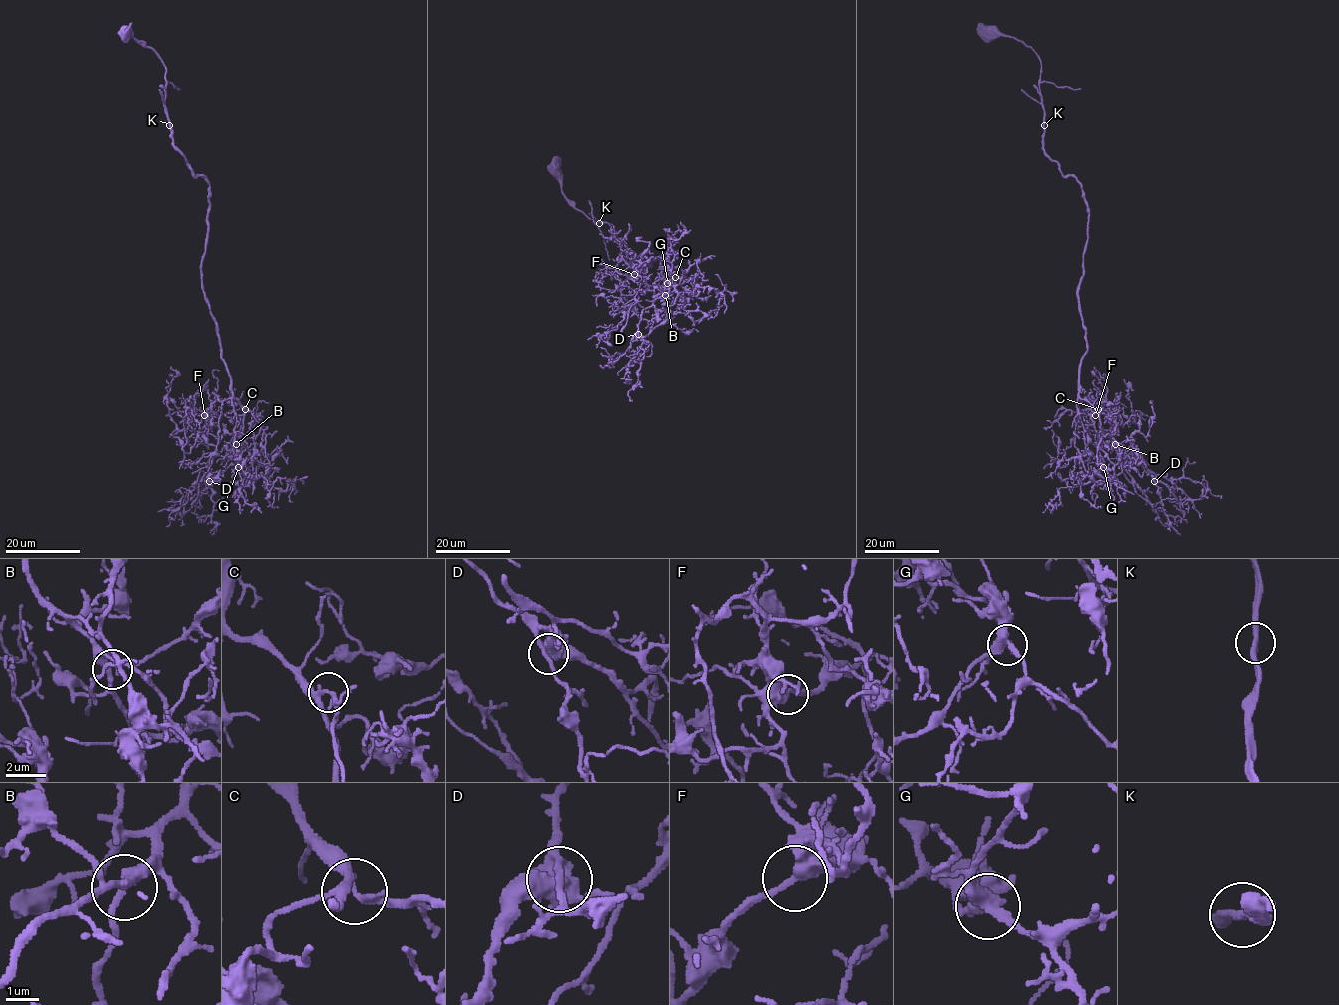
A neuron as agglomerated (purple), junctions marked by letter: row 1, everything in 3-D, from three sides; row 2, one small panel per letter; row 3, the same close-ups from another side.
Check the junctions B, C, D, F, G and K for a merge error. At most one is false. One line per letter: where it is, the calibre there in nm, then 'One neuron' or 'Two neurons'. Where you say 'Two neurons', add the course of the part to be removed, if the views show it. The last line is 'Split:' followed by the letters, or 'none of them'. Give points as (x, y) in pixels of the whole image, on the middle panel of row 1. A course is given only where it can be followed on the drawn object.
B: Place: (665, 295). Thickness 280 nm. One neuron
C: Place: (675, 277). Thickness 220 nm. One neuron
D: Place: (638, 334). Thickness 280 nm. One neuron
F: Place: (634, 274). Thickness 480 nm. One neuron
G: Place: (667, 283). Thickness 400 nm. One neuron
K: Place: (599, 223). Thickness 320 nm. One neuron
Split: none of them

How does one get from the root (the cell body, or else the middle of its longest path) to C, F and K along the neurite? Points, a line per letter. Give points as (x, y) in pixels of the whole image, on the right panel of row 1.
C: (990, 34), (1013, 36), (1038, 56), (1043, 150), (1082, 188), (1079, 396), (1098, 409)
F: (990, 34), (1013, 36), (1038, 56), (1043, 150), (1079, 183), (1087, 208), (1078, 399), (1087, 397), (1095, 415)
K: (990, 34), (1013, 36), (1038, 56), (1044, 125)

